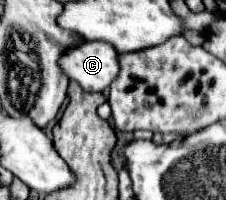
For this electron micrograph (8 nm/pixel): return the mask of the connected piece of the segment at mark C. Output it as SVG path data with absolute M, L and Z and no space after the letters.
M85 41L67 51L59 65L83 91L105 91L119 75L119 53L103 41Z

